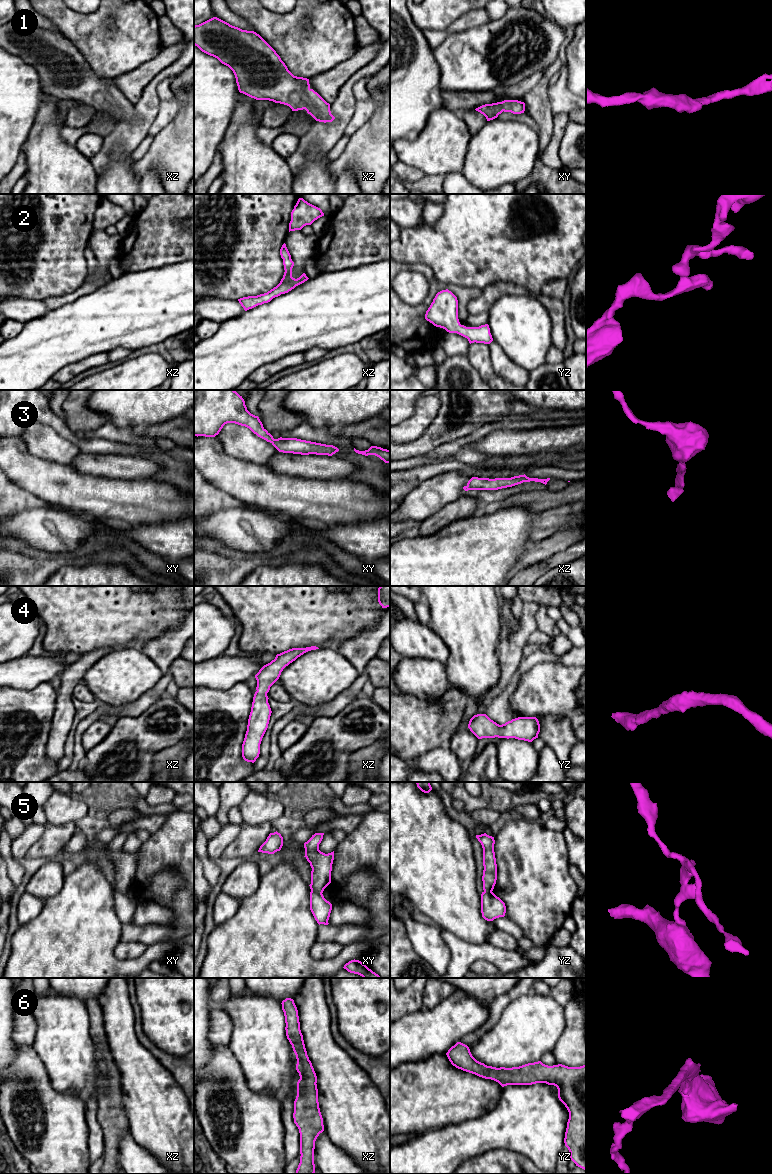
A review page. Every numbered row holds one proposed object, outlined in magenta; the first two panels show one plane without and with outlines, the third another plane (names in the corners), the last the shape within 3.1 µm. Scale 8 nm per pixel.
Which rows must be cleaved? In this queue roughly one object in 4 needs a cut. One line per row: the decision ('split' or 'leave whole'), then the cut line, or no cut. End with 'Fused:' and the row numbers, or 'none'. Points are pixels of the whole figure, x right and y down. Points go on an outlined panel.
1: leave whole; no cut
2: leave whole; no cut
3: leave whole; no cut
4: leave whole; no cut
5: split; cut in xy along (311, 890), (321, 894)
6: leave whole; no cut
Fused: 5

